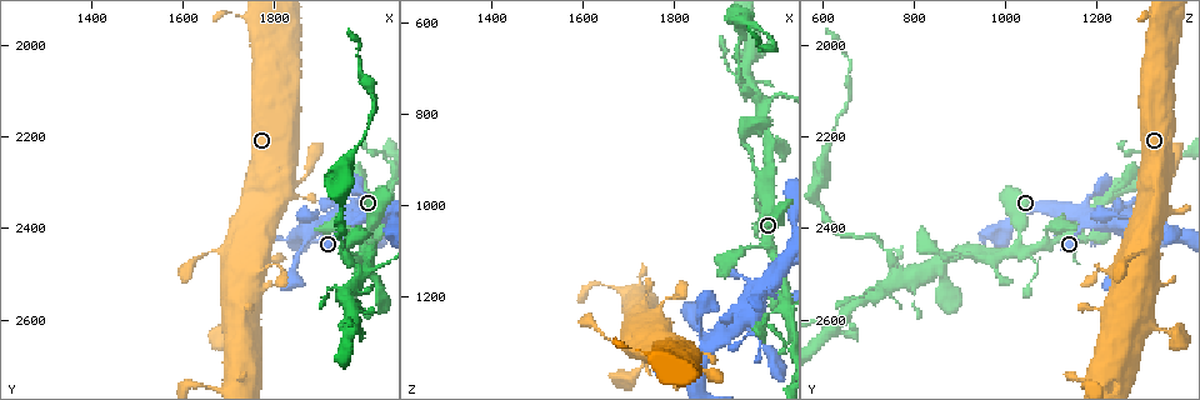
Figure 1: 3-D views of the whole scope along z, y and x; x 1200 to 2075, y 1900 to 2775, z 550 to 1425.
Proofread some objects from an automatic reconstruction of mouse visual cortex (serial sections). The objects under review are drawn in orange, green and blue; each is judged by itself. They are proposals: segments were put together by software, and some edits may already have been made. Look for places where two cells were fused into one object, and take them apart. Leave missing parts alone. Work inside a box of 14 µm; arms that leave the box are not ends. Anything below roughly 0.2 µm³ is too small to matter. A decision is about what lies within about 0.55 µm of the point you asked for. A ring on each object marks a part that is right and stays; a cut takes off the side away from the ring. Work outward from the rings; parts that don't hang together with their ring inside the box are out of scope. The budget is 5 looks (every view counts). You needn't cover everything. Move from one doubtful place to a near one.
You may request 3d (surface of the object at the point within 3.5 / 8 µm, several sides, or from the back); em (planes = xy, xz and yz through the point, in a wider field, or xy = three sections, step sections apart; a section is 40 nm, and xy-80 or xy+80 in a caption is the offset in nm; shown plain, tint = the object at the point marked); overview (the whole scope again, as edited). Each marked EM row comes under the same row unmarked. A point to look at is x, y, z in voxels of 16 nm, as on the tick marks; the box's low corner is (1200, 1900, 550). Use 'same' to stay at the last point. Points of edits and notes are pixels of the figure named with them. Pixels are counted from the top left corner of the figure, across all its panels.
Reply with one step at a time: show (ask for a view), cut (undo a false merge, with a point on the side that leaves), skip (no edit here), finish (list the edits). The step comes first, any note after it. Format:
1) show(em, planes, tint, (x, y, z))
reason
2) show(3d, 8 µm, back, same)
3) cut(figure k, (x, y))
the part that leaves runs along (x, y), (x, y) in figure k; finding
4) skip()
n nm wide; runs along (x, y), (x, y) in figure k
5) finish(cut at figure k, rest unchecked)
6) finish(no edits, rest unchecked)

show(3d, 3.5 µm, (2000, 2440, 1030))
thin neck

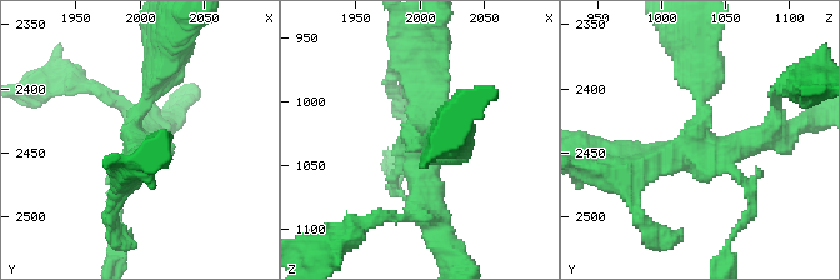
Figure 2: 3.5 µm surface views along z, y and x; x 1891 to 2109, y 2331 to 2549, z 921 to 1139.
show(em, xy, step 1, tint, (1994, 2440, 1028))

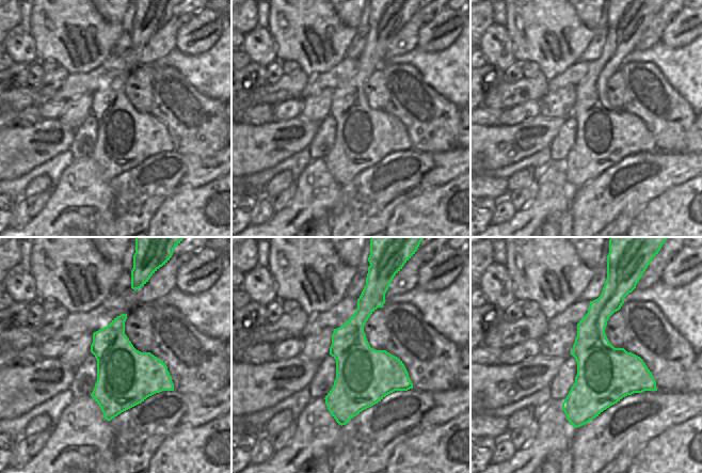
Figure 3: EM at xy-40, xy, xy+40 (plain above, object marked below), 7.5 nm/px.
skip()
440 nm wide; runs along (704, 65), (695, 138), (624, 169) in figure 2; continuous, no second cell

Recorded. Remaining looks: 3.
show(3d, 8 µm, (1950, 2450, 740))
narrows sharply

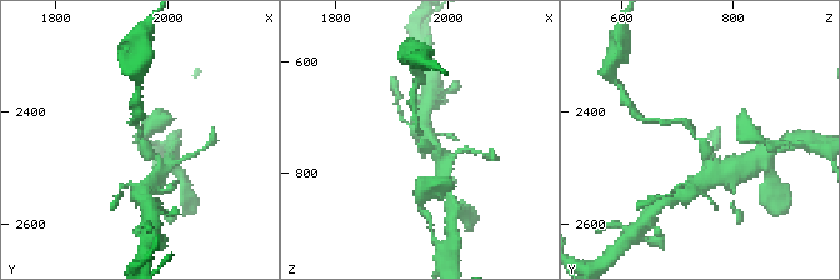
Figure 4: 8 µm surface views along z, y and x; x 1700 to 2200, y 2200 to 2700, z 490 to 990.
show(em, xy, step 2, tint, (1955, 2445, 735))
shape alone is not enough

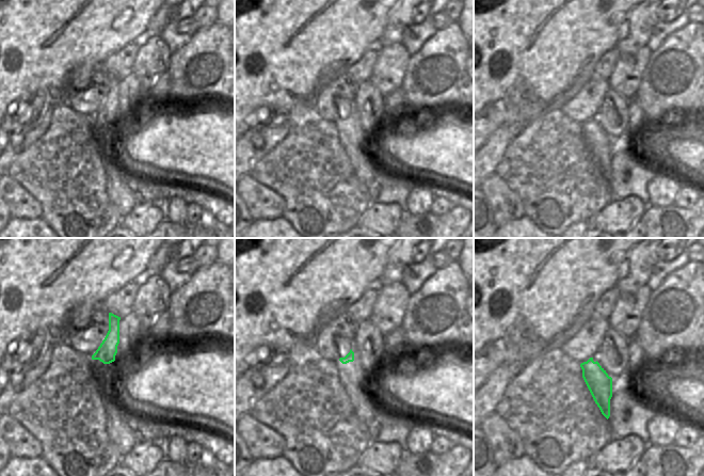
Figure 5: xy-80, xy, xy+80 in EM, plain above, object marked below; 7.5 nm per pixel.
cut(figure 4, (685, 121))
60 nm wide; the part that leaves runs along (698, 138), (684, 120), (655, 120) in figure 4; a second cell is stuck on

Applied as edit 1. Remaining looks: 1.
finish(cut at figure 4, rest unchecked)

